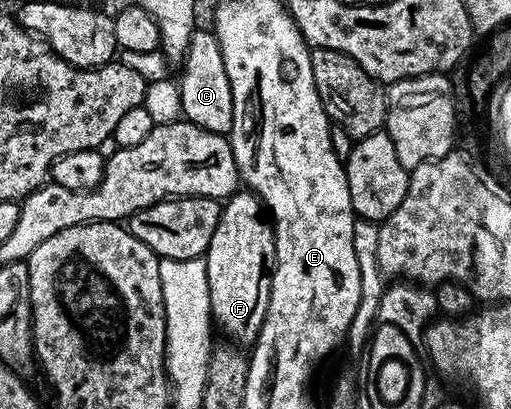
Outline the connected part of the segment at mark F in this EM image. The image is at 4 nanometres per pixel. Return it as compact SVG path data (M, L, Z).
M246 188L239 189L225 199L220 224L216 224L212 244L208 244L204 255L213 325L217 329L219 326L230 337L227 339L239 347L253 347L264 324L275 256L274 227L268 221L267 211L257 194Z

